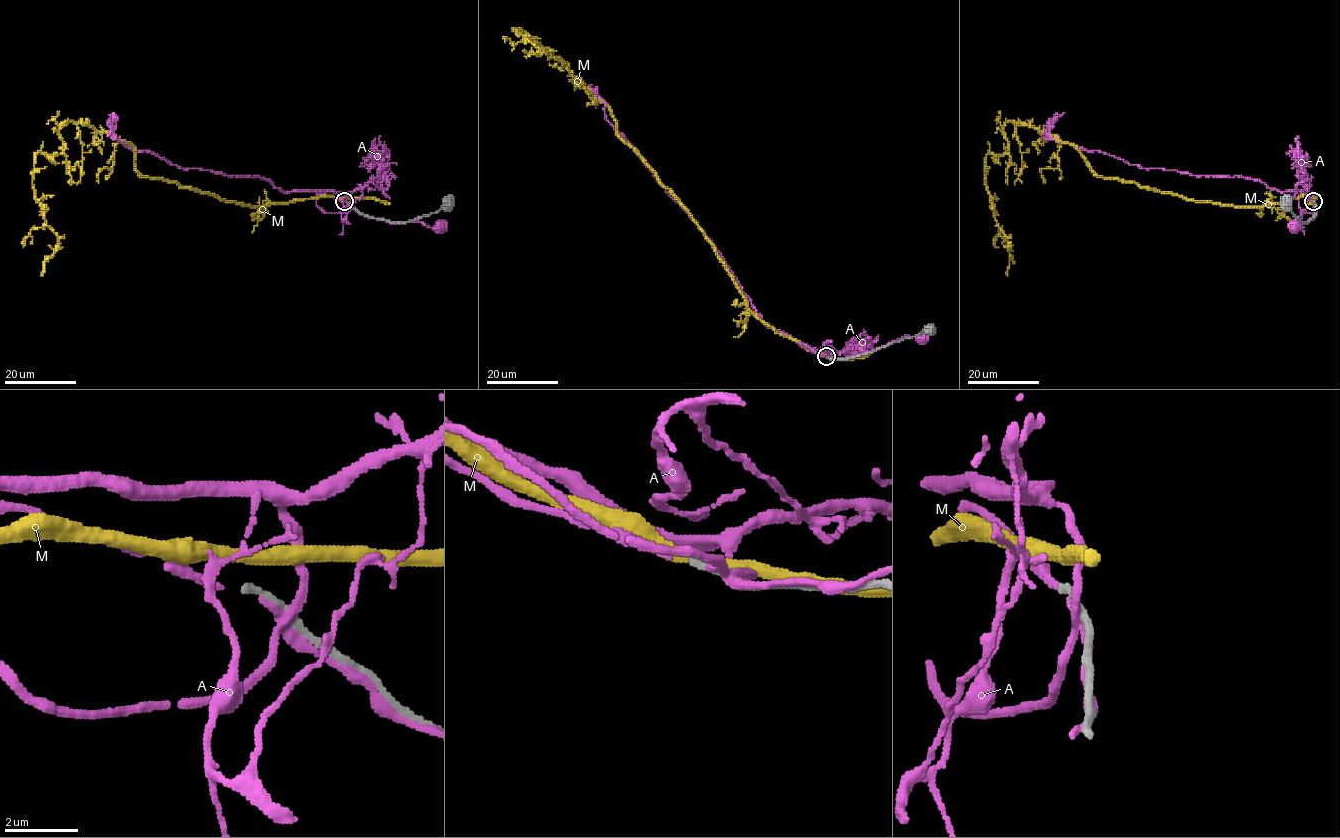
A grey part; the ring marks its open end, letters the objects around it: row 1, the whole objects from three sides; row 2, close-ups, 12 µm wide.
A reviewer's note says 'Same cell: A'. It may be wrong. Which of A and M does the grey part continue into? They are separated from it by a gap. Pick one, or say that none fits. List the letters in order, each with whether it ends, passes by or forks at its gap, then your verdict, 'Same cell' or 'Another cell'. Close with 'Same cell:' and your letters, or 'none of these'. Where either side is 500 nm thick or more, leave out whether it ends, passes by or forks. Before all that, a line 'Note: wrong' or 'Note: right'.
Note: wrong
A: It ends there. Another cell
M: It passes by. Another cell
Same cell: none of these

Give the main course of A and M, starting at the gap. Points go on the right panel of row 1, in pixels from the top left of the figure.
A: (1313, 201), (1300, 195), (1300, 210), (1310, 212), (1315, 206), (1315, 214), (1294, 226)
M: (1313, 199), (1262, 206), (1184, 199), (1100, 177), (1072, 144), (1007, 121), (1007, 152), (985, 157), (1007, 276)

